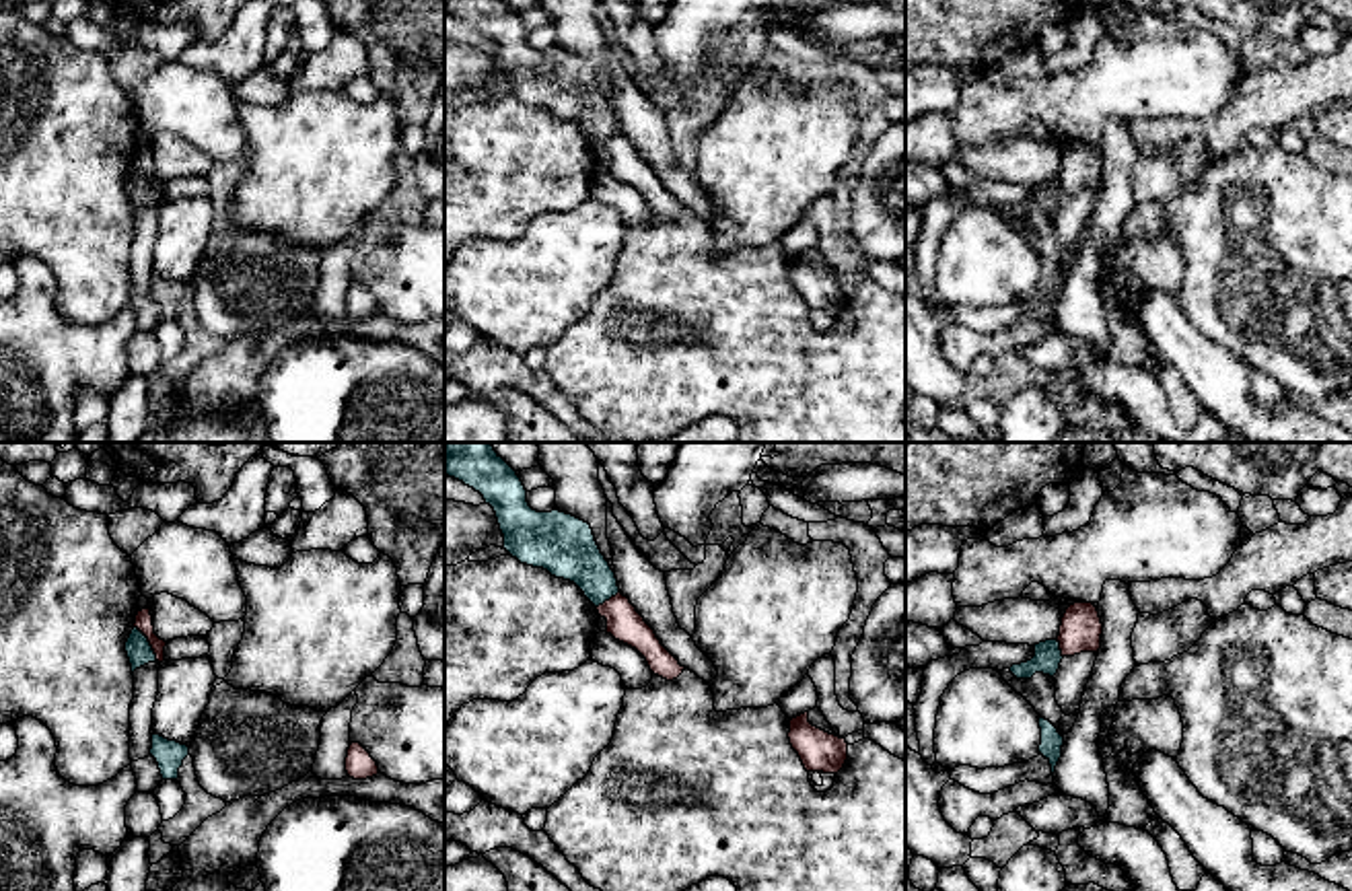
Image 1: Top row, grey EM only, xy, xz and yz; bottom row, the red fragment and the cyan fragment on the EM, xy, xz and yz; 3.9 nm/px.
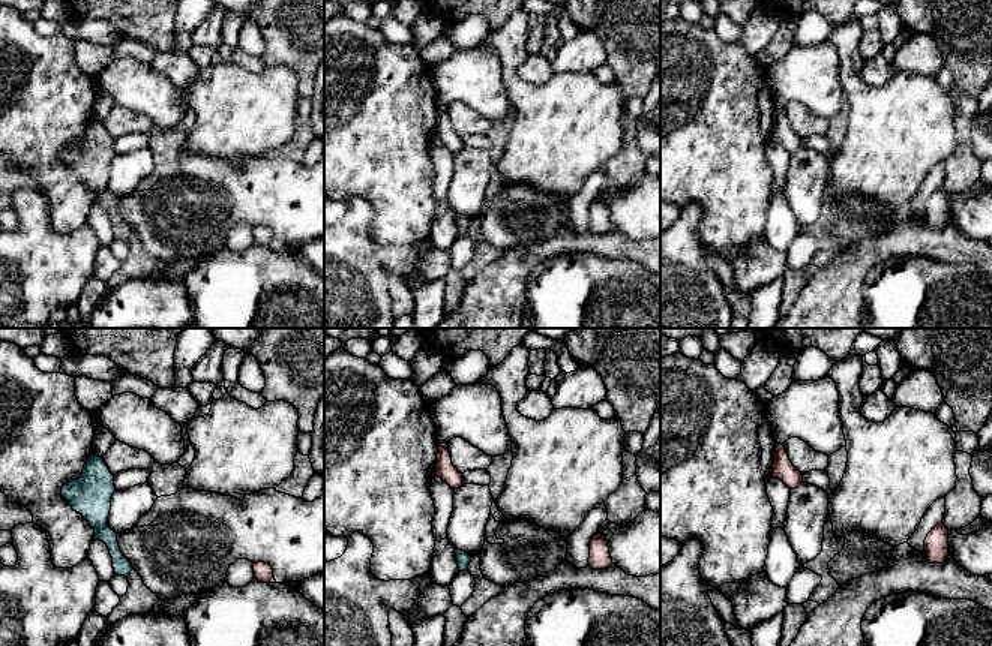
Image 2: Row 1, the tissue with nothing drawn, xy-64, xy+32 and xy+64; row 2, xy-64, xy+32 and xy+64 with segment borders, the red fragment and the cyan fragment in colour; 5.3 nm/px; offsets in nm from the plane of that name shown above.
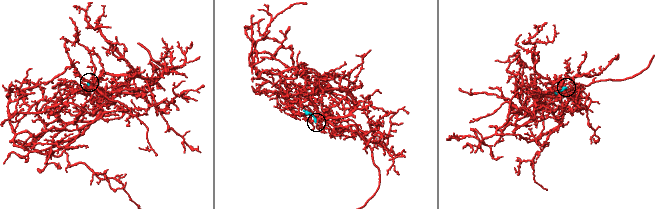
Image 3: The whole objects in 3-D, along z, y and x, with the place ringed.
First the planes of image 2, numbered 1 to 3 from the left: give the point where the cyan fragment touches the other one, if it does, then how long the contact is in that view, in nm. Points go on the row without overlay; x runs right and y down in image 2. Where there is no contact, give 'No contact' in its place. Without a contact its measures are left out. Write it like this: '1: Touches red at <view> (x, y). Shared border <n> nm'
1: No contact
2: No contact
3: No contact

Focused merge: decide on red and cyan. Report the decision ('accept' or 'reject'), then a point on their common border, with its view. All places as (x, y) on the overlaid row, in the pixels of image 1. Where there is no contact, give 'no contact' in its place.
reject; meets red in xy at (151, 645)

